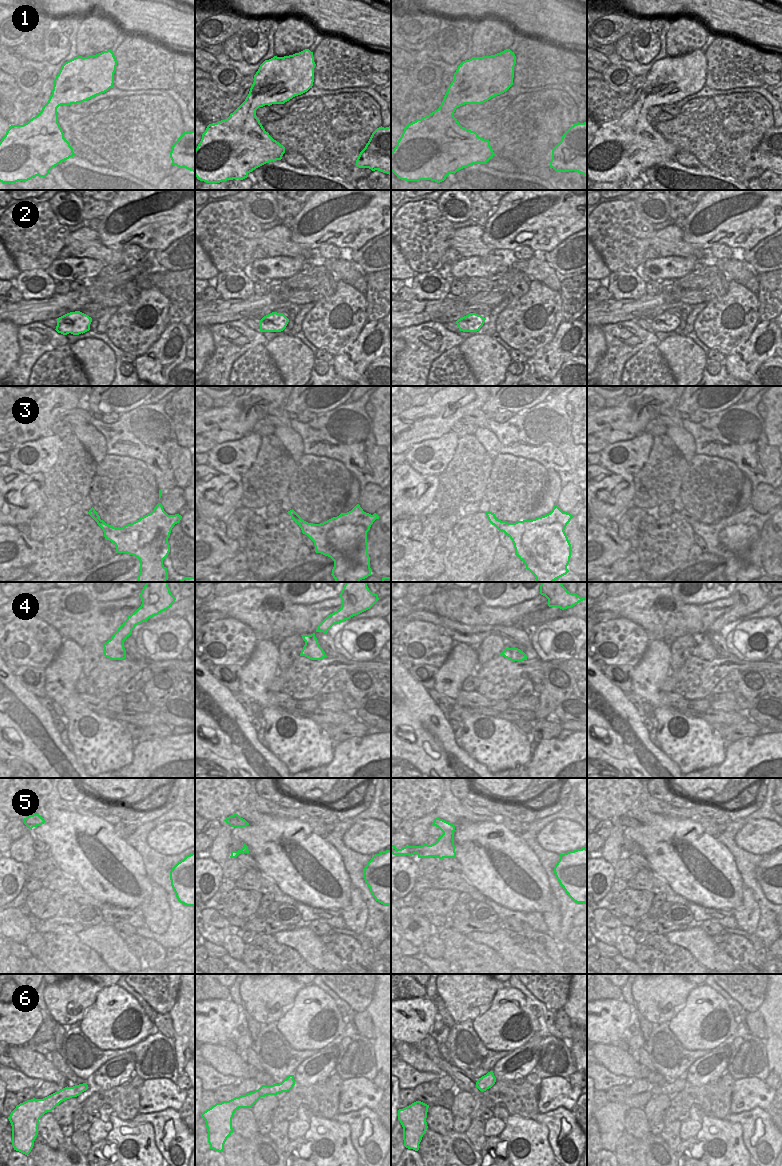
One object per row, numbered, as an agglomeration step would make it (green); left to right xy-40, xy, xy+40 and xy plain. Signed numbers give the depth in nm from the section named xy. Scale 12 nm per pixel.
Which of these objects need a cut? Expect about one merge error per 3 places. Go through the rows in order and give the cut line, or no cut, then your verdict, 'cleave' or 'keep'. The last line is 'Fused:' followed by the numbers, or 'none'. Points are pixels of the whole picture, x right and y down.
1: cut none; keep
2: cut none; keep
3: cut xy (333, 527), (327, 539), (357, 570), (365, 565), (366, 577); cleave
4: cut none; keep
5: cut none; keep
6: cut none; keep
Fused: 3

